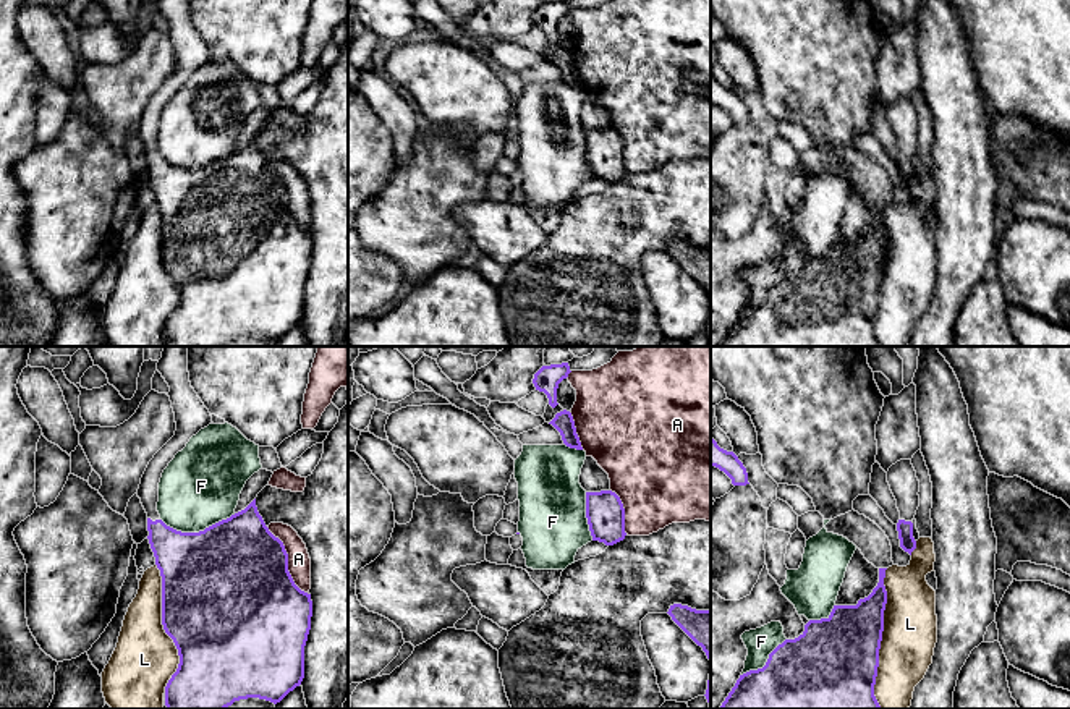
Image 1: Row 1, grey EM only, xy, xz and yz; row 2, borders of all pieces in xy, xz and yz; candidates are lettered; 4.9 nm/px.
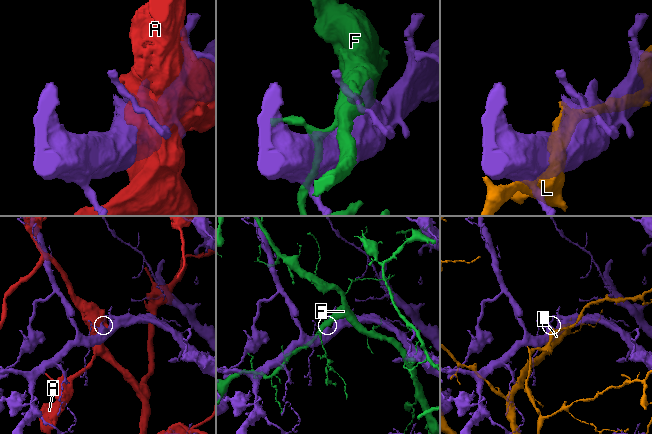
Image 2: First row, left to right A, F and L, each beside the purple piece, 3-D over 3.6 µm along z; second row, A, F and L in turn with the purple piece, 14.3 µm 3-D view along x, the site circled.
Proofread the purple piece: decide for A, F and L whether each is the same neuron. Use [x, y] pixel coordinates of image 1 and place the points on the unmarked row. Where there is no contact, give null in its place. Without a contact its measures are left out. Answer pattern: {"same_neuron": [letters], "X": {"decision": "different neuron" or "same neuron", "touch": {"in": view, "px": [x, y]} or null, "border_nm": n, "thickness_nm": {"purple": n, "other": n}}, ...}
{"same_neuron": [], "A": {"decision": "different neuron", "touch": {"in": "xy", "px": [287, 199]}, "border_nm": 400, "thickness_nm": {"purple": 500, "other": 110}}, "F": {"decision": "different neuron", "touch": {"in": "xy", "px": [199, 169]}, "border_nm": 380, "thickness_nm": {"purple": 500, "other": 400}}, "L": {"decision": "different neuron", "touch": {"in": "yz", "px": [881, 275]}, "border_nm": 700, "thickness_nm": {"purple": 420, "other": 280}}}

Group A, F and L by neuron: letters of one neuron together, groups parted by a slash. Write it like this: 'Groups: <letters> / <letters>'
Groups: A / F / L

